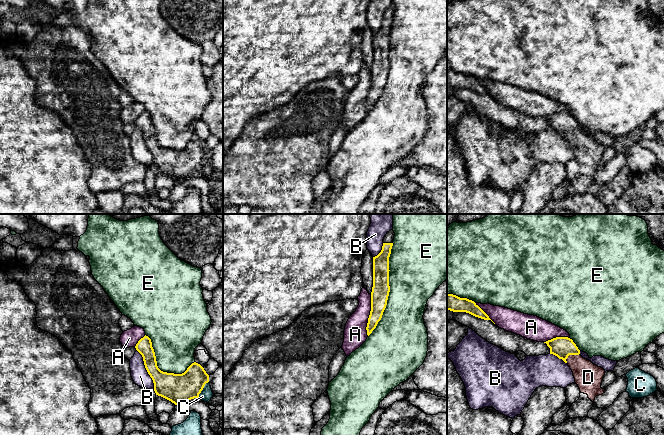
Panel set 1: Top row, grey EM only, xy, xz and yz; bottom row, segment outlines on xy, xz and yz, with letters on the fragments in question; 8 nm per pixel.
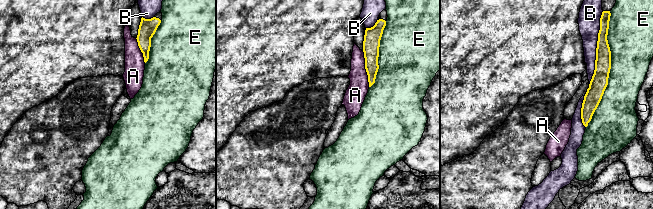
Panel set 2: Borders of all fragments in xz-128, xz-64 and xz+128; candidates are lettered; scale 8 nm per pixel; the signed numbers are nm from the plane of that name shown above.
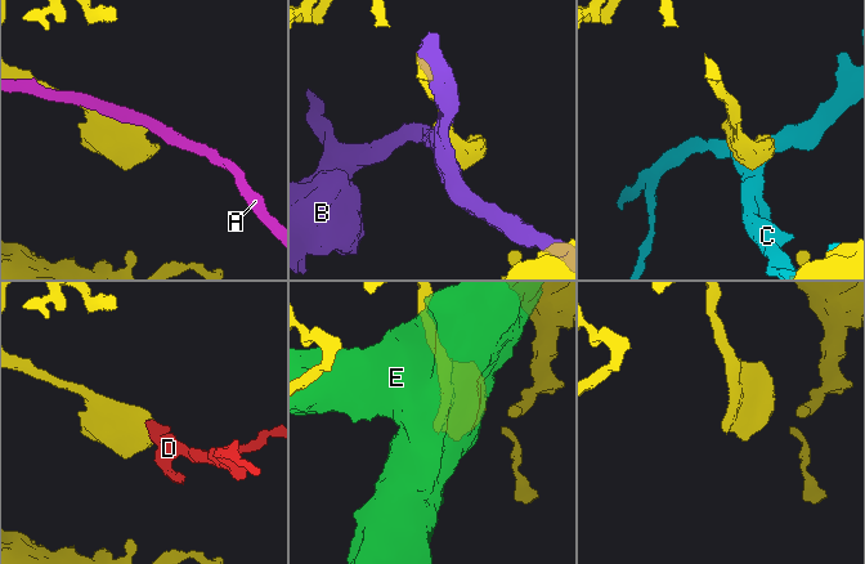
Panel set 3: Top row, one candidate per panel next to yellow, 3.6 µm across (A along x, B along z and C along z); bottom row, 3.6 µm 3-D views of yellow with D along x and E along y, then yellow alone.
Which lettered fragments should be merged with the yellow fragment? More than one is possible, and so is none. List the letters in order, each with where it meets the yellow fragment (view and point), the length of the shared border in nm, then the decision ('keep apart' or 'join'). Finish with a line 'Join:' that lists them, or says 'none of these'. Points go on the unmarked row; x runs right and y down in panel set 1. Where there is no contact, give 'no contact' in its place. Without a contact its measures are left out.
A: xz (369, 91) | 320 nm | keep apart
B: xy (146, 145) | 340 nm | keep apart
C: xy (202, 165) | 160 nm | keep apart
D: yz (570, 130) | 130 nm | join
E: xz (389, 66) | 800 nm | keep apart
Join: D

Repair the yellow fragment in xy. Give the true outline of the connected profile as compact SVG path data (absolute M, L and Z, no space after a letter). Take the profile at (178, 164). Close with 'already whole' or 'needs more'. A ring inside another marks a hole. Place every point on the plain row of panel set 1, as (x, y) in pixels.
M146 111L138 117L135 124L143 133L145 144L153 156L156 171L175 181L198 174L205 160L209 158L209 151L196 138L182 150L161 147L157 142L151 115Z; already whole

